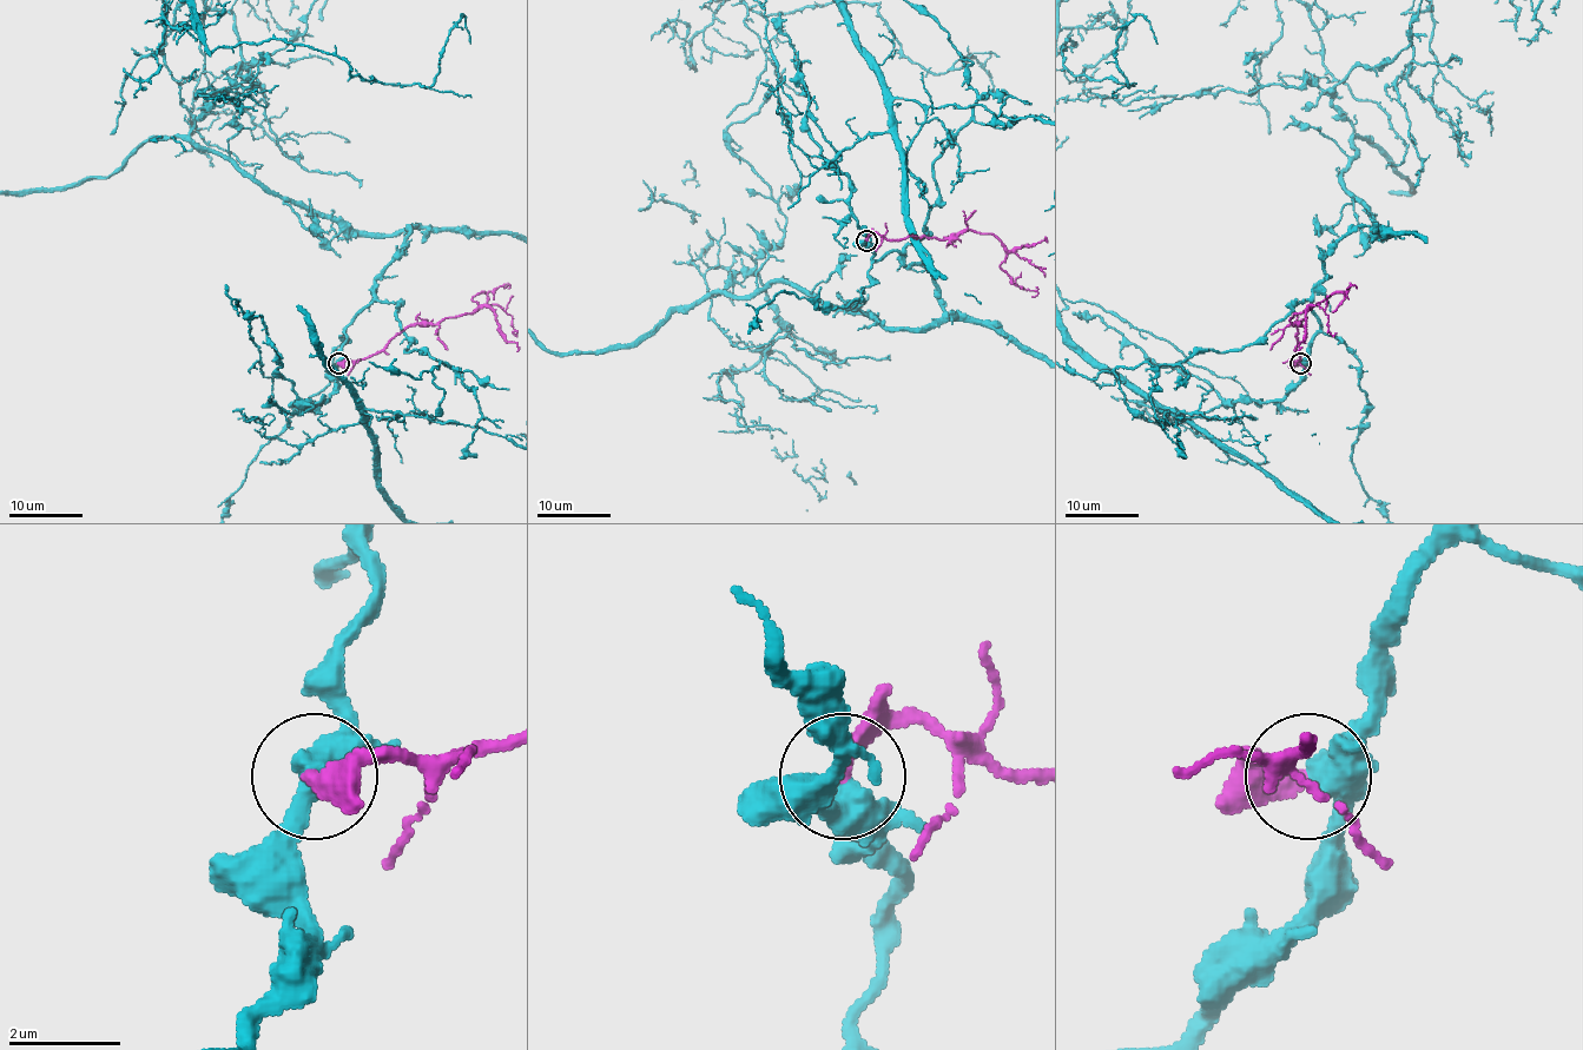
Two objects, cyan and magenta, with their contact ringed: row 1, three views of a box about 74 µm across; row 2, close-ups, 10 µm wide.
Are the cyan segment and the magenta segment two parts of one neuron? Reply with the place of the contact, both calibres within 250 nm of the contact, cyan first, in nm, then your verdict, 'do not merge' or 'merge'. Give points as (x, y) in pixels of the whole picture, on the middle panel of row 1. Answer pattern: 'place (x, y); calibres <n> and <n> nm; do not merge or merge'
place (866, 240); calibres 460 and 340 nm; do not merge

